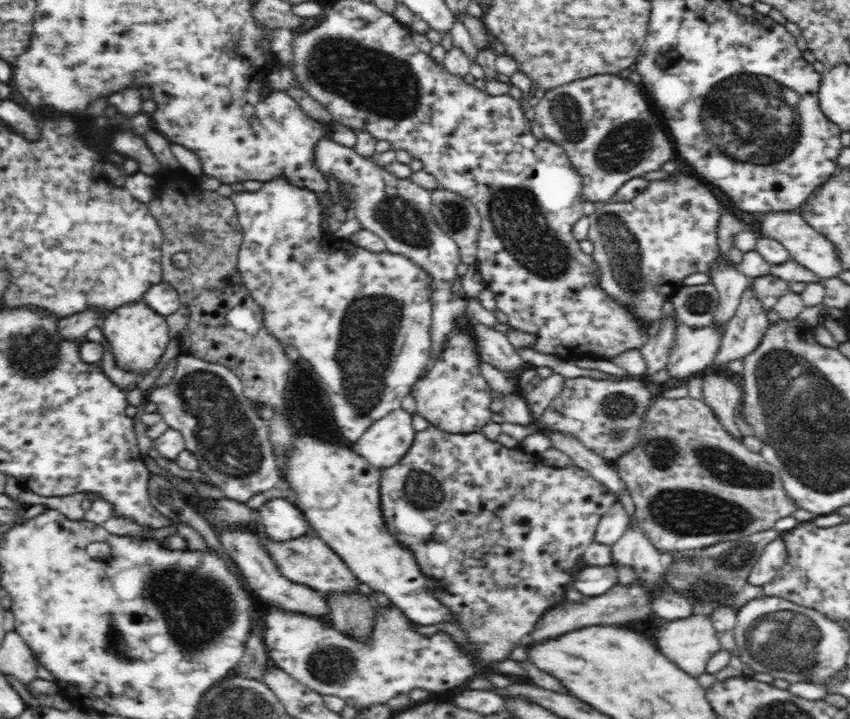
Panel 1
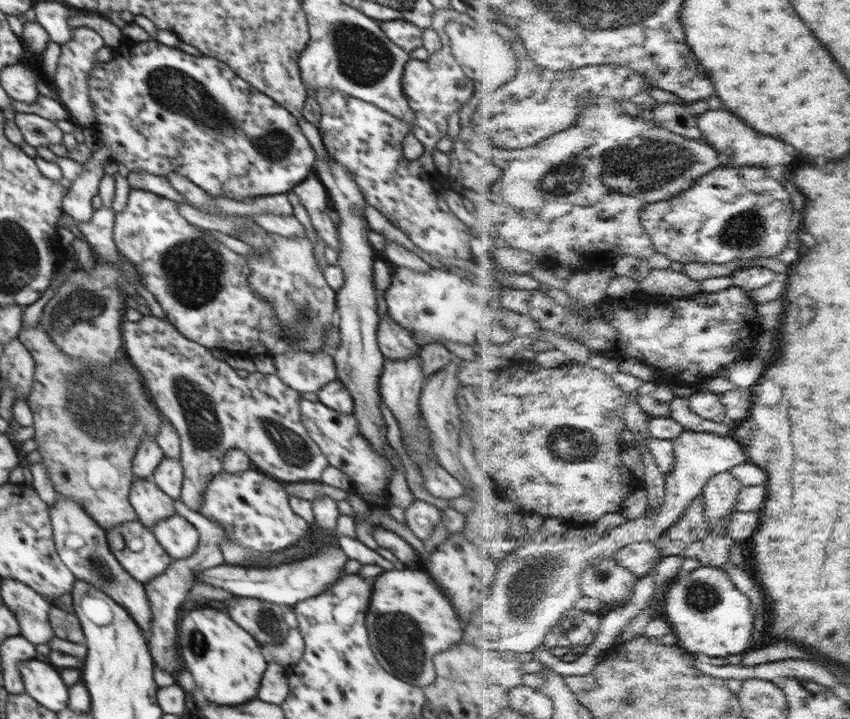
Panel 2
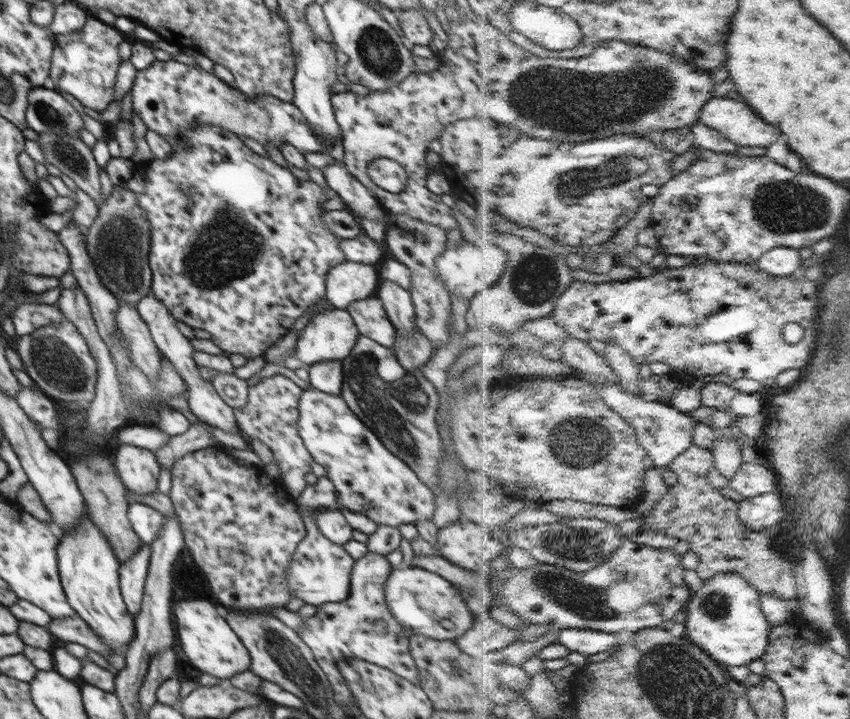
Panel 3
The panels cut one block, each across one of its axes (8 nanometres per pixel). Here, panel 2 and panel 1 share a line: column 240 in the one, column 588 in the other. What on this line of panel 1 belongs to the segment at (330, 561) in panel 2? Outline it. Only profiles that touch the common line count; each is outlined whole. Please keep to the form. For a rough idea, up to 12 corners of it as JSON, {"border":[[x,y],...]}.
{"border":[[614,564],[582,565],[571,588],[584,597],[606,594],[618,583]]}

